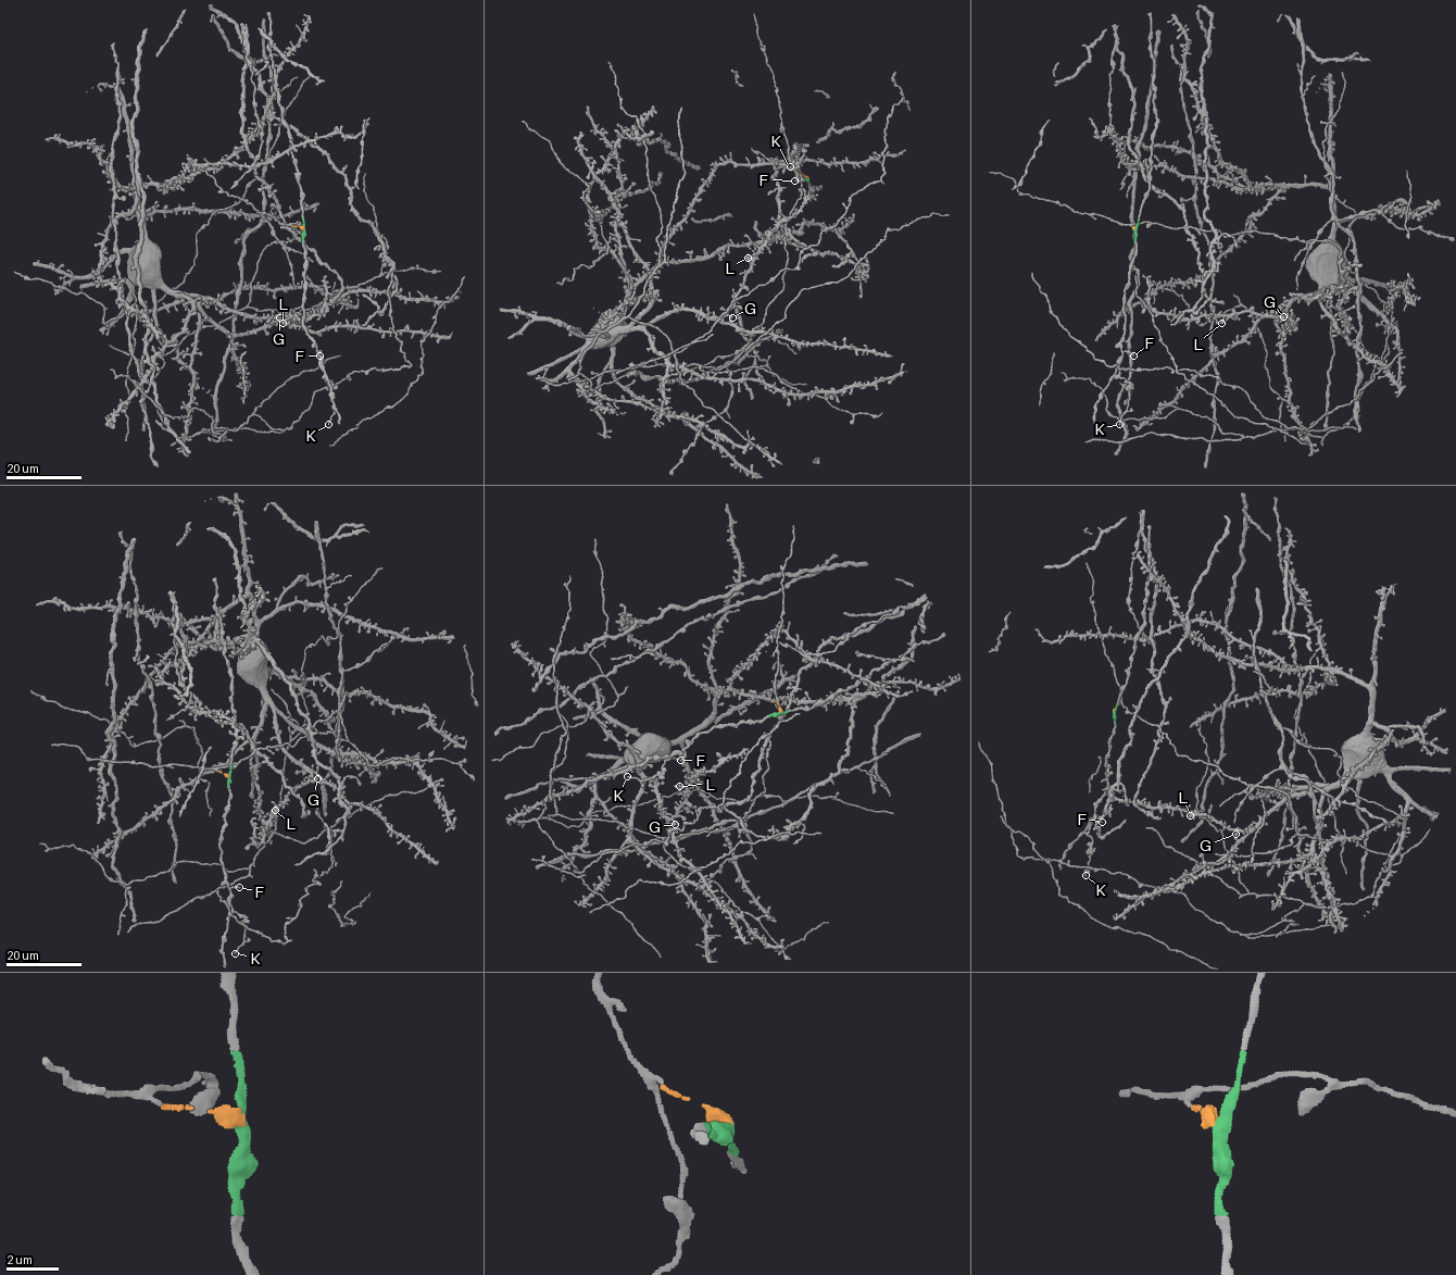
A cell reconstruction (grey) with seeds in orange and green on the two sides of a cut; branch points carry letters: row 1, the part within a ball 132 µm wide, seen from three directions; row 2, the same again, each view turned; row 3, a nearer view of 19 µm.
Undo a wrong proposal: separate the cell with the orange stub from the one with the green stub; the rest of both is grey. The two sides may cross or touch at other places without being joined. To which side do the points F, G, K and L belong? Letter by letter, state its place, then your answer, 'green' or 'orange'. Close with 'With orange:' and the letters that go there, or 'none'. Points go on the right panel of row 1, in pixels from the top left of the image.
F: (1133, 355) | green
G: (1283, 316) | orange
K: (1119, 424) | green
L: (1221, 323) | orange
With orange: G, L

